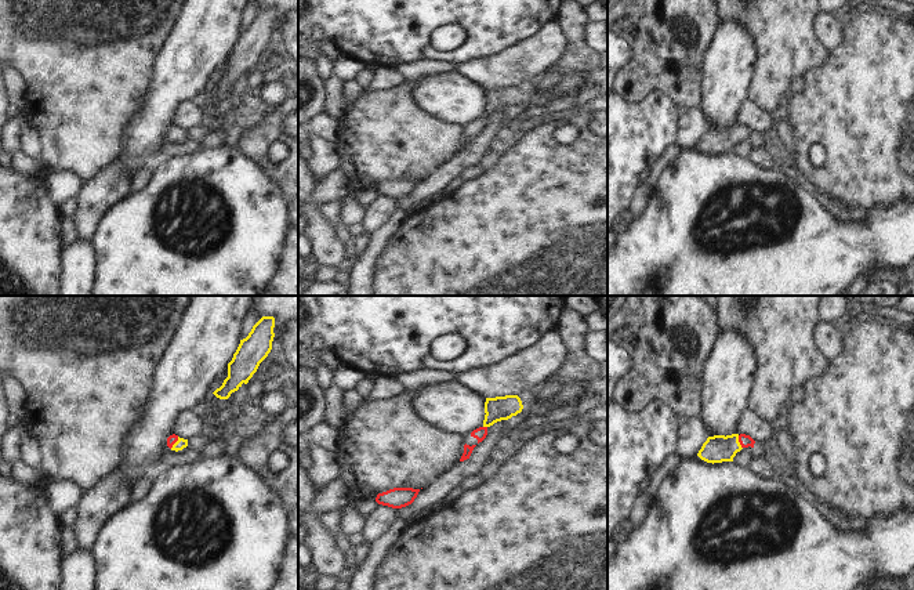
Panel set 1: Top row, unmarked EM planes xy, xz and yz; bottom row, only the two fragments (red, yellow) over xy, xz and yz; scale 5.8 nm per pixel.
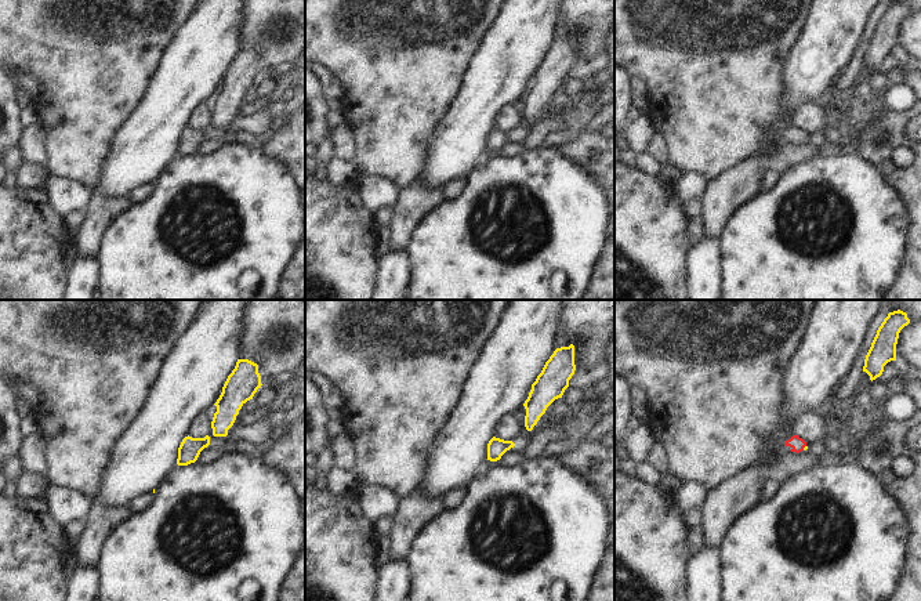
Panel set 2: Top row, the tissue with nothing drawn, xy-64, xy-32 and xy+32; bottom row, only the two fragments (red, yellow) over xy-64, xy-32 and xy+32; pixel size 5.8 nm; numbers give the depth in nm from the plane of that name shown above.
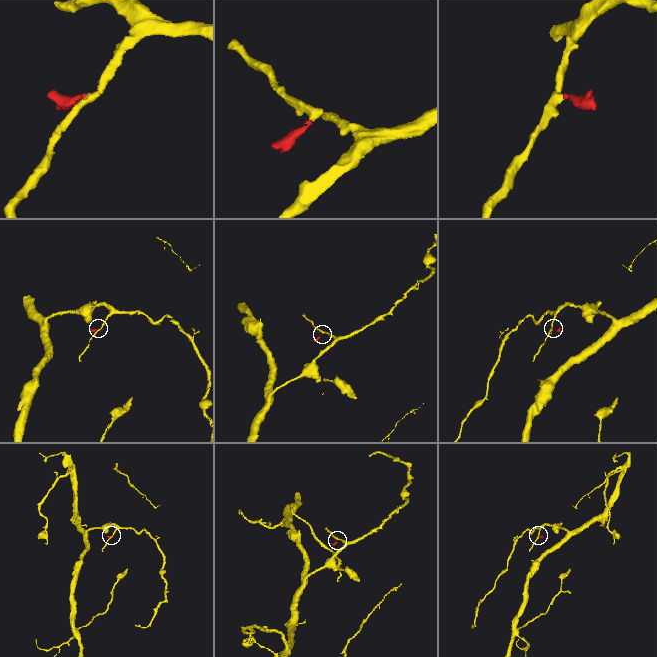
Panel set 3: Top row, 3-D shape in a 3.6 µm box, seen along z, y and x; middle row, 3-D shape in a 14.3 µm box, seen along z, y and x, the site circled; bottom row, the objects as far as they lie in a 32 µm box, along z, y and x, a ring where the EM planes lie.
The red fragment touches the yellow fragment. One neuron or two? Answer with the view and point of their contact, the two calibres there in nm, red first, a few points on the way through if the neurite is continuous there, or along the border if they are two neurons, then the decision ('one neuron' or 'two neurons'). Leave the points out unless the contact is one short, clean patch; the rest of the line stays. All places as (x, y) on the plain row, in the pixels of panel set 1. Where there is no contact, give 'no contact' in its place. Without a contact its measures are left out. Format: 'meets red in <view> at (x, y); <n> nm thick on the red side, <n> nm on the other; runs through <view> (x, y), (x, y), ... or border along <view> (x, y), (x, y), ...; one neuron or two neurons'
meets red in yz at (739, 131); 70 nm thick on the red side, 160 nm on the other; runs through yz (746, 131), (739, 131), (715, 140); one neuron

